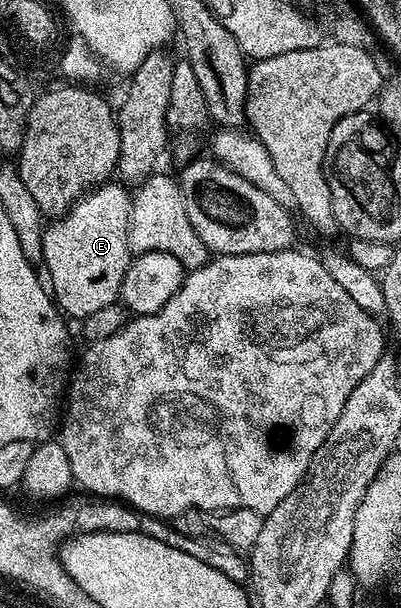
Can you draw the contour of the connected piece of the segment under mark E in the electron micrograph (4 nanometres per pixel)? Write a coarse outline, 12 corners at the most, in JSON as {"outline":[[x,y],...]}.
{"outline":[[110,180],[43,229],[58,309],[119,301],[131,191]]}

